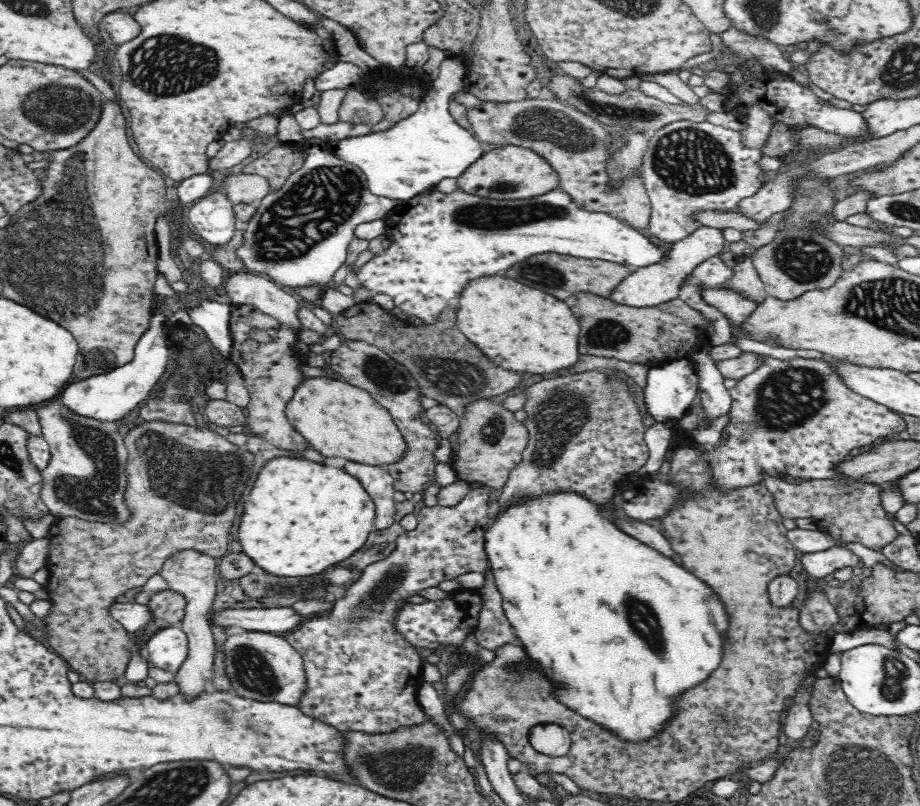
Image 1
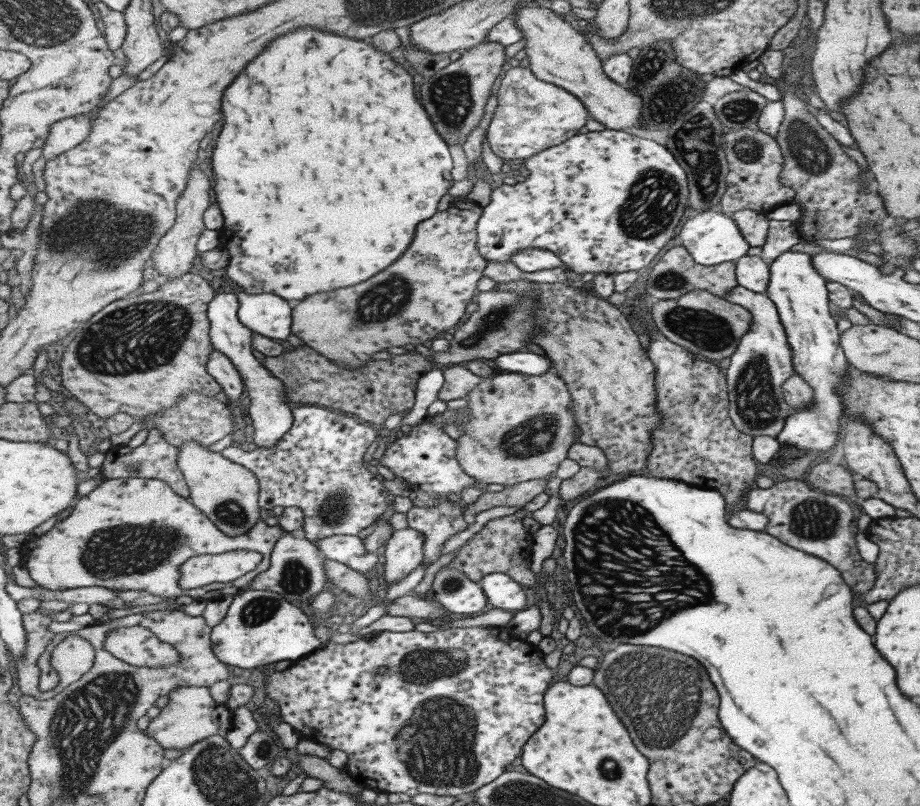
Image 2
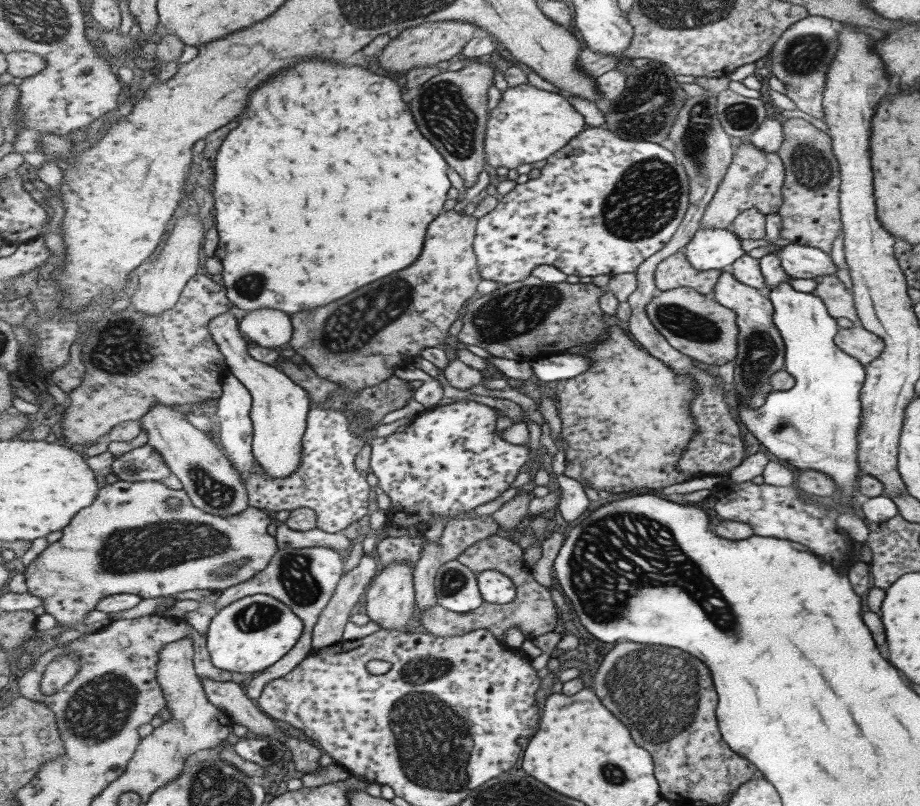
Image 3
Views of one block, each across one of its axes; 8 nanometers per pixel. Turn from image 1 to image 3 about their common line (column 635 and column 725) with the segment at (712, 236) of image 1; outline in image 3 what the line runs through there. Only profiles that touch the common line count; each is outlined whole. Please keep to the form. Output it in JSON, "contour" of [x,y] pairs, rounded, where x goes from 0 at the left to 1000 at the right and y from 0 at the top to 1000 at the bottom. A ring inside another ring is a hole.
{"contour":[[[788,333],[782,342],[773,370],[784,380],[797,385],[801,390],[801,444],[797,447],[797,486],[799,496],[805,504],[823,509],[832,501],[836,489],[842,489],[838,481],[838,467],[847,459],[853,459],[853,429],[847,417],[847,409],[840,404],[840,377],[836,370],[823,357],[814,357],[797,345],[797,340]]]}

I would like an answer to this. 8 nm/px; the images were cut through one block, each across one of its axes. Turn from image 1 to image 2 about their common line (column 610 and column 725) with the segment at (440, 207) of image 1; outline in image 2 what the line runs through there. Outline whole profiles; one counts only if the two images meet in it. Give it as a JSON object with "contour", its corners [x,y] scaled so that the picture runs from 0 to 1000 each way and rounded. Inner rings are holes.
{"contour":[[[779,258],[777,261],[758,263],[753,270],[749,270],[740,280],[736,300],[749,313],[749,318],[753,320],[753,325],[758,325],[762,330],[768,330],[768,333],[786,328],[786,325],[801,325],[808,318],[812,318],[812,308],[816,308],[810,300],[810,295],[805,293],[801,278],[797,275],[797,270],[784,266]]]}

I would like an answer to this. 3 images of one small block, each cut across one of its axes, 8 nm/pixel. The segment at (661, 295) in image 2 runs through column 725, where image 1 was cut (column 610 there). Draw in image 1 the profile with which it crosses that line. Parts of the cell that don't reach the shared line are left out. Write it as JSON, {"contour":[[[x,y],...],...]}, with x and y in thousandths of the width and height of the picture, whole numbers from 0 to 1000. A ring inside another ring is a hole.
{"contour":[[[591,313],[585,318],[576,318],[570,325],[559,328],[550,337],[543,337],[543,340],[548,345],[557,345],[574,357],[583,357],[593,365],[600,365],[602,370],[613,375],[628,362],[639,362],[639,365],[661,370],[667,362],[667,357],[676,347],[680,347],[680,342],[685,342],[687,337],[689,337],[689,333],[667,328],[661,323],[639,323],[639,320],[626,320],[626,318],[609,318],[607,313]]]}

